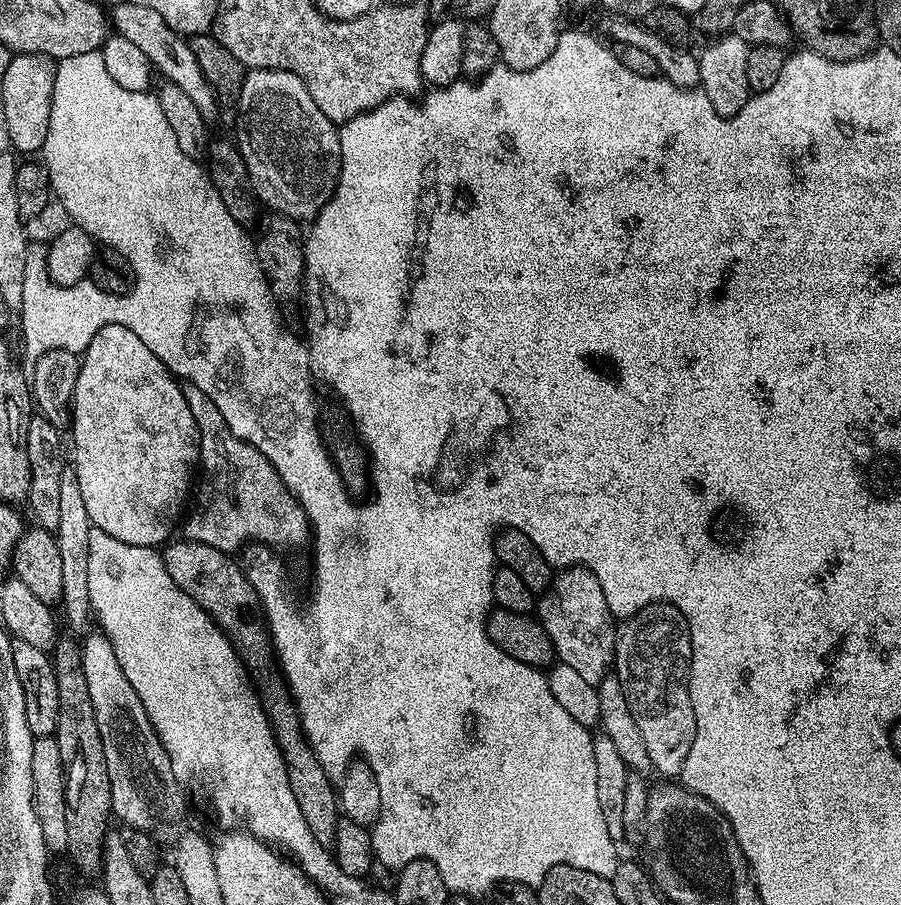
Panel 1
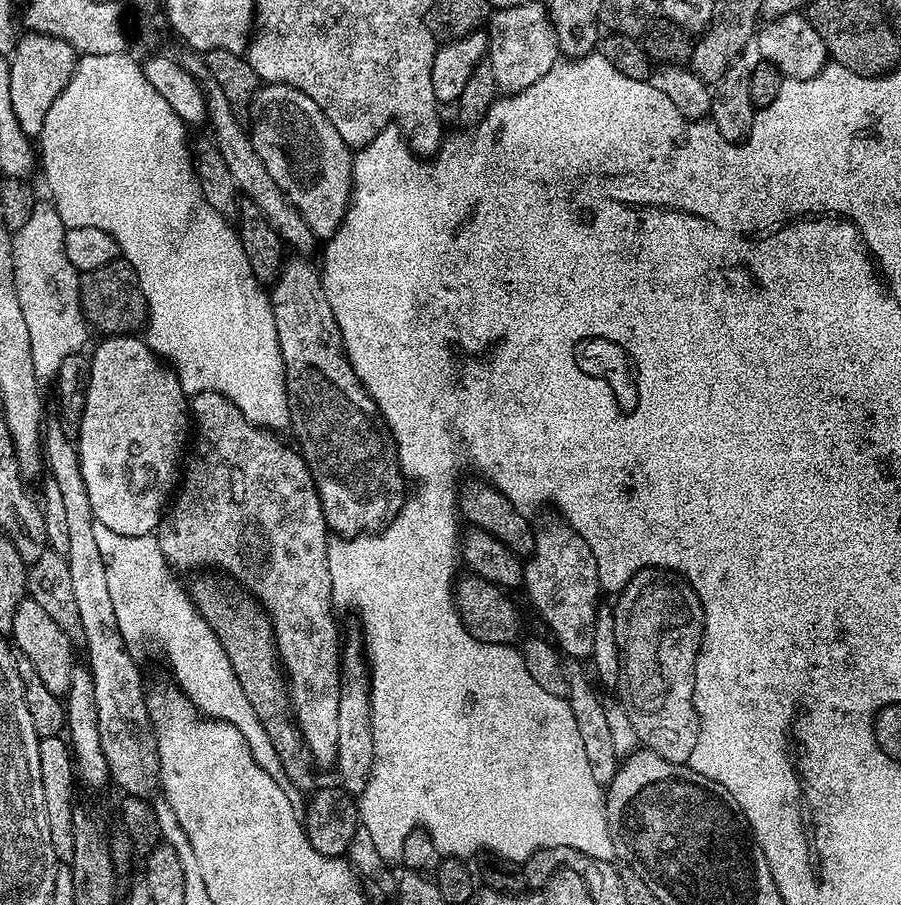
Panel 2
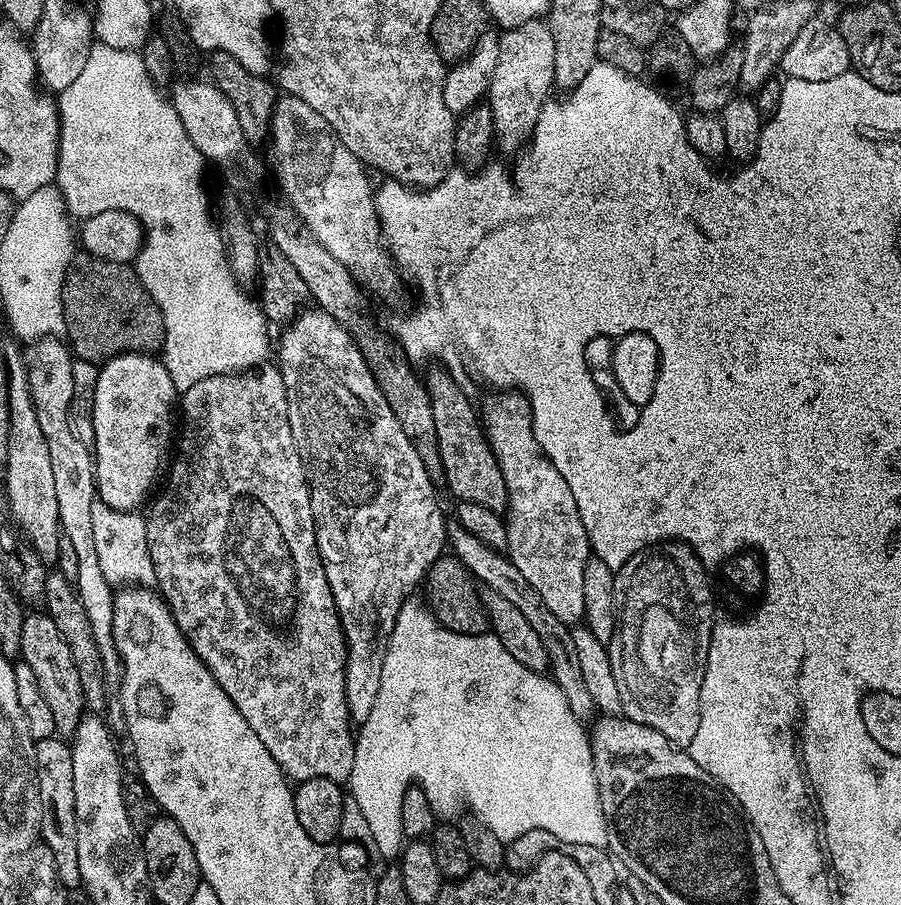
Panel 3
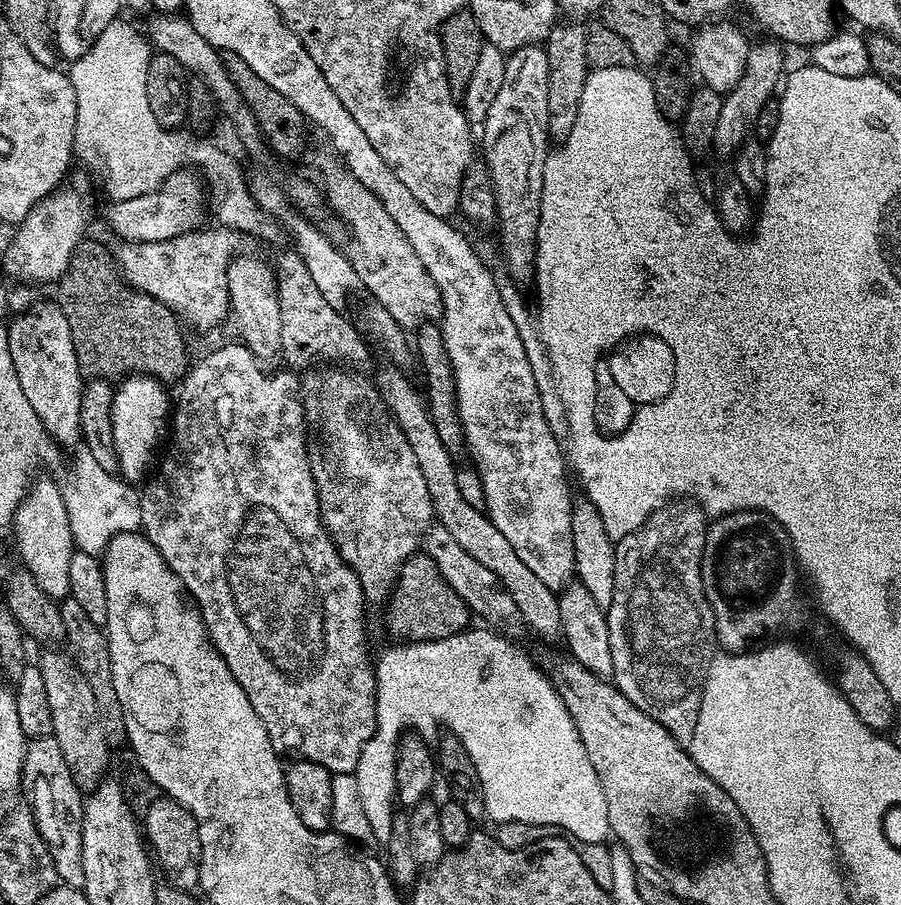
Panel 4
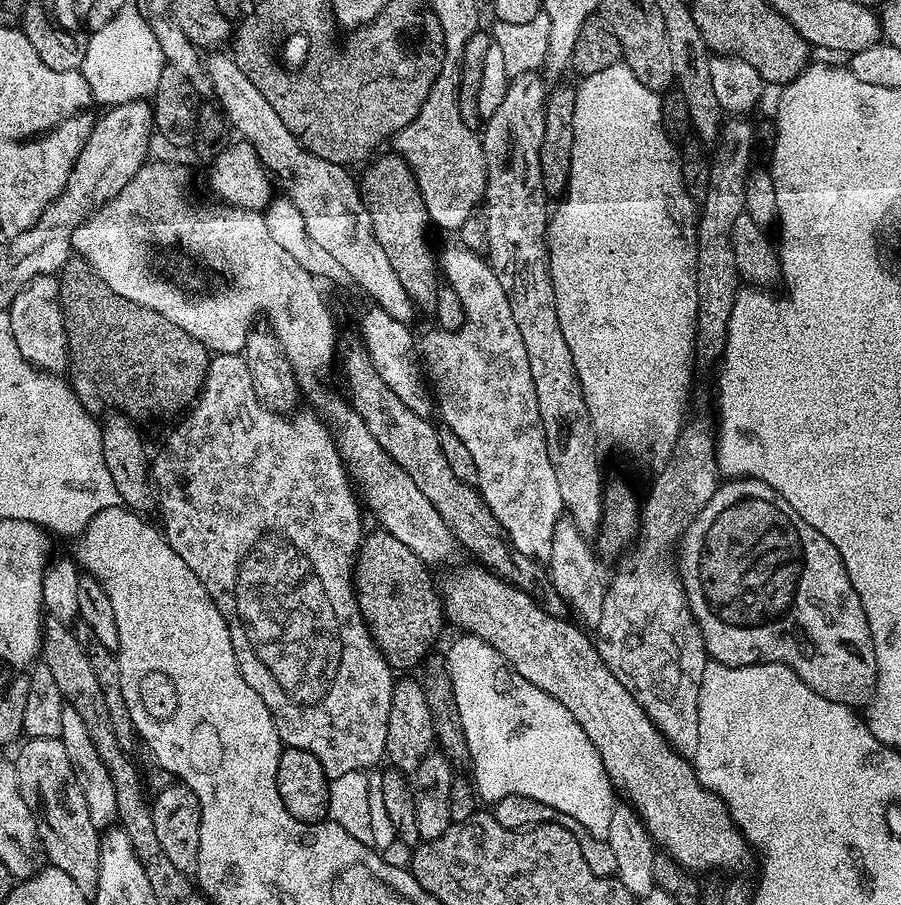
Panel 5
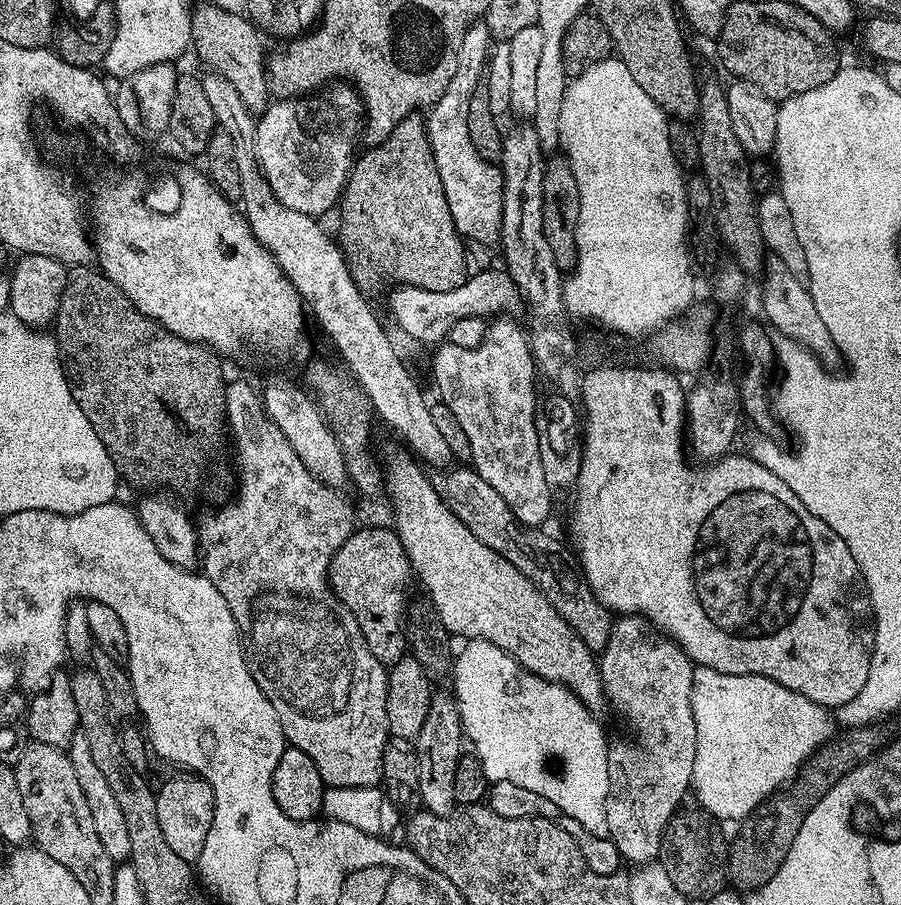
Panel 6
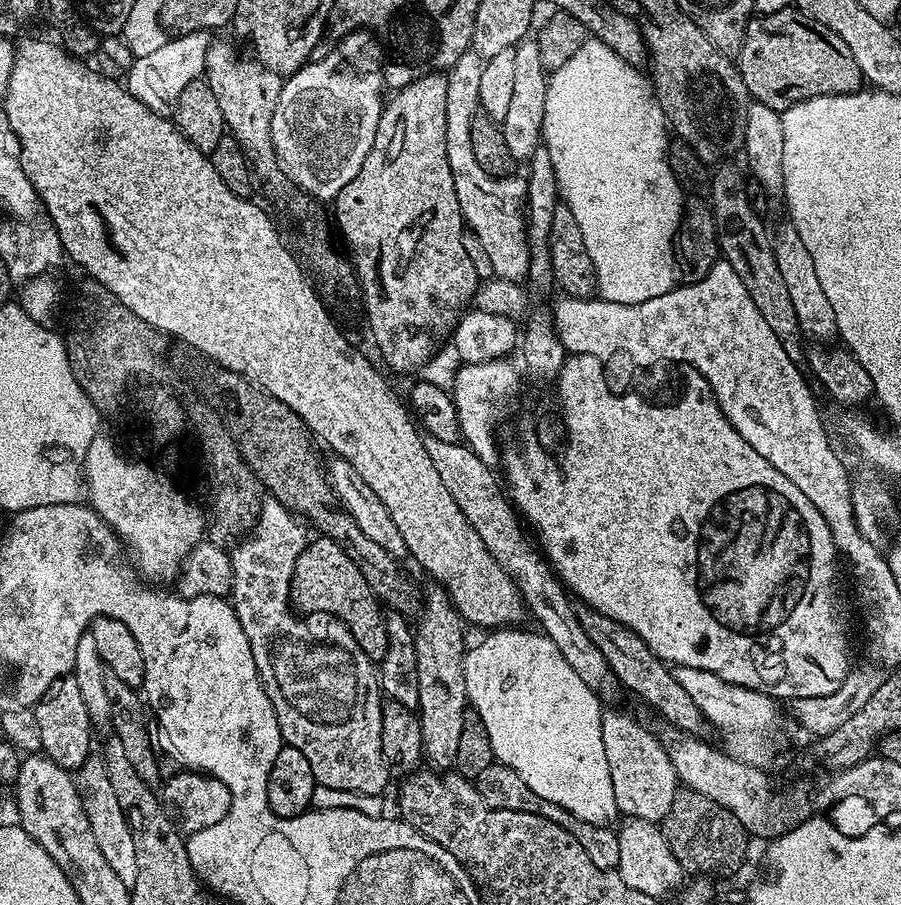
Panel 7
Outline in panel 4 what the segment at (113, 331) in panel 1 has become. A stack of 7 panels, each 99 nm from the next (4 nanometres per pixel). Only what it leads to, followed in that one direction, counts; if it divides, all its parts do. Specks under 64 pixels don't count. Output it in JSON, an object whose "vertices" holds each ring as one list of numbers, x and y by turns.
{"vertices":[[139,374,121,379,115,385,112,393,112,441,116,451,118,472,125,481,143,481,153,471,158,460,156,451,159,450,160,443,162,448,169,435,170,396,168,400,168,392,164,388,167,387,153,376]]}

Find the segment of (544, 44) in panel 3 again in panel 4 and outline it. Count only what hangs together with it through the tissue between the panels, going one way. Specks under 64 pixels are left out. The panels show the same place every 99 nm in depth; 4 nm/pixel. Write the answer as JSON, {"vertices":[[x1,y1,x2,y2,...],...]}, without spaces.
{"vertices":[[539,44,515,48,506,59,506,78,494,97,494,103,482,125,484,153,482,159,490,170,496,195,496,219,500,226,500,244,504,247,504,264,516,280,533,279,536,271,536,231,542,206,542,174,550,151,548,115,546,114,546,86,550,78,547,51]]}

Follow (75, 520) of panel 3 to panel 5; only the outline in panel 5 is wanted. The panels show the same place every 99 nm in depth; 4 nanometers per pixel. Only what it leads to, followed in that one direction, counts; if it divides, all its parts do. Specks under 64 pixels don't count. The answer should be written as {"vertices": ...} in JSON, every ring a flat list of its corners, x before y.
{"vertices":[[55,275,34,278,17,294,6,311,14,342,18,342,18,350,22,350,22,358,42,372,63,373,68,367,68,339,60,305,59,279]]}

